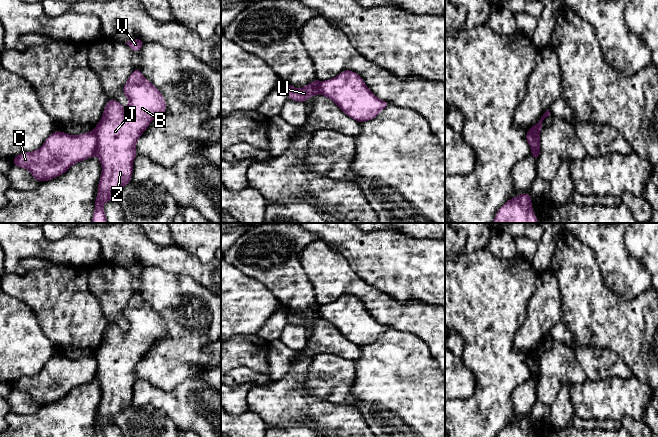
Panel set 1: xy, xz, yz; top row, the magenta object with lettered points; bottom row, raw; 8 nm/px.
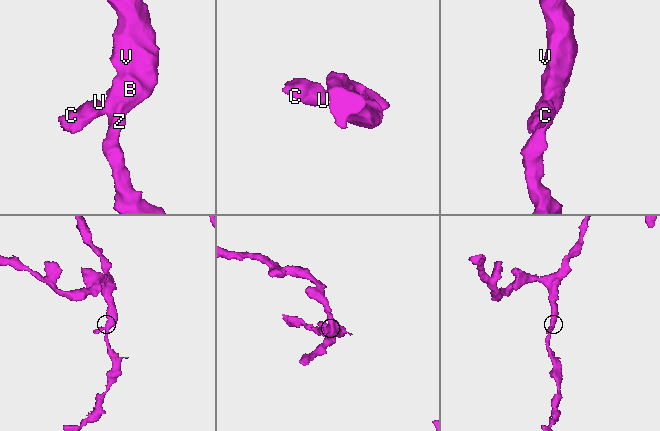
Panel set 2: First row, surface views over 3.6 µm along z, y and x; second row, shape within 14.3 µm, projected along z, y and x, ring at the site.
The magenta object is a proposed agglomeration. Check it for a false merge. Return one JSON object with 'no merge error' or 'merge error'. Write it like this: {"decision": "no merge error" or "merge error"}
{"decision": "merge error"}

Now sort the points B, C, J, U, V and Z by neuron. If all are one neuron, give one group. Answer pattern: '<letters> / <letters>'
B J V Z / C U

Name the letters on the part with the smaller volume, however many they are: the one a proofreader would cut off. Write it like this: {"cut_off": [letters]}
{"cut_off": ["C", "U"]}

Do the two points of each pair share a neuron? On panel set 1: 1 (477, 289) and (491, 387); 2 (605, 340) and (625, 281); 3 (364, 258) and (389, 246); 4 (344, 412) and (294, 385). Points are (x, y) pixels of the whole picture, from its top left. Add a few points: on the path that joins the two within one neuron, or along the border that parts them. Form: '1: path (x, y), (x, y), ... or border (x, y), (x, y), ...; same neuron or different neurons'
1: path (484, 313), (484, 330), (489, 335), (491, 363); same neuron
2: border (603, 279), (610, 289), (627, 299), (643, 292); different neurons
3: path (370, 256), (379, 256), (383, 252); same neuron
4: path (331, 412), (318, 412), (304, 398); same neuron

